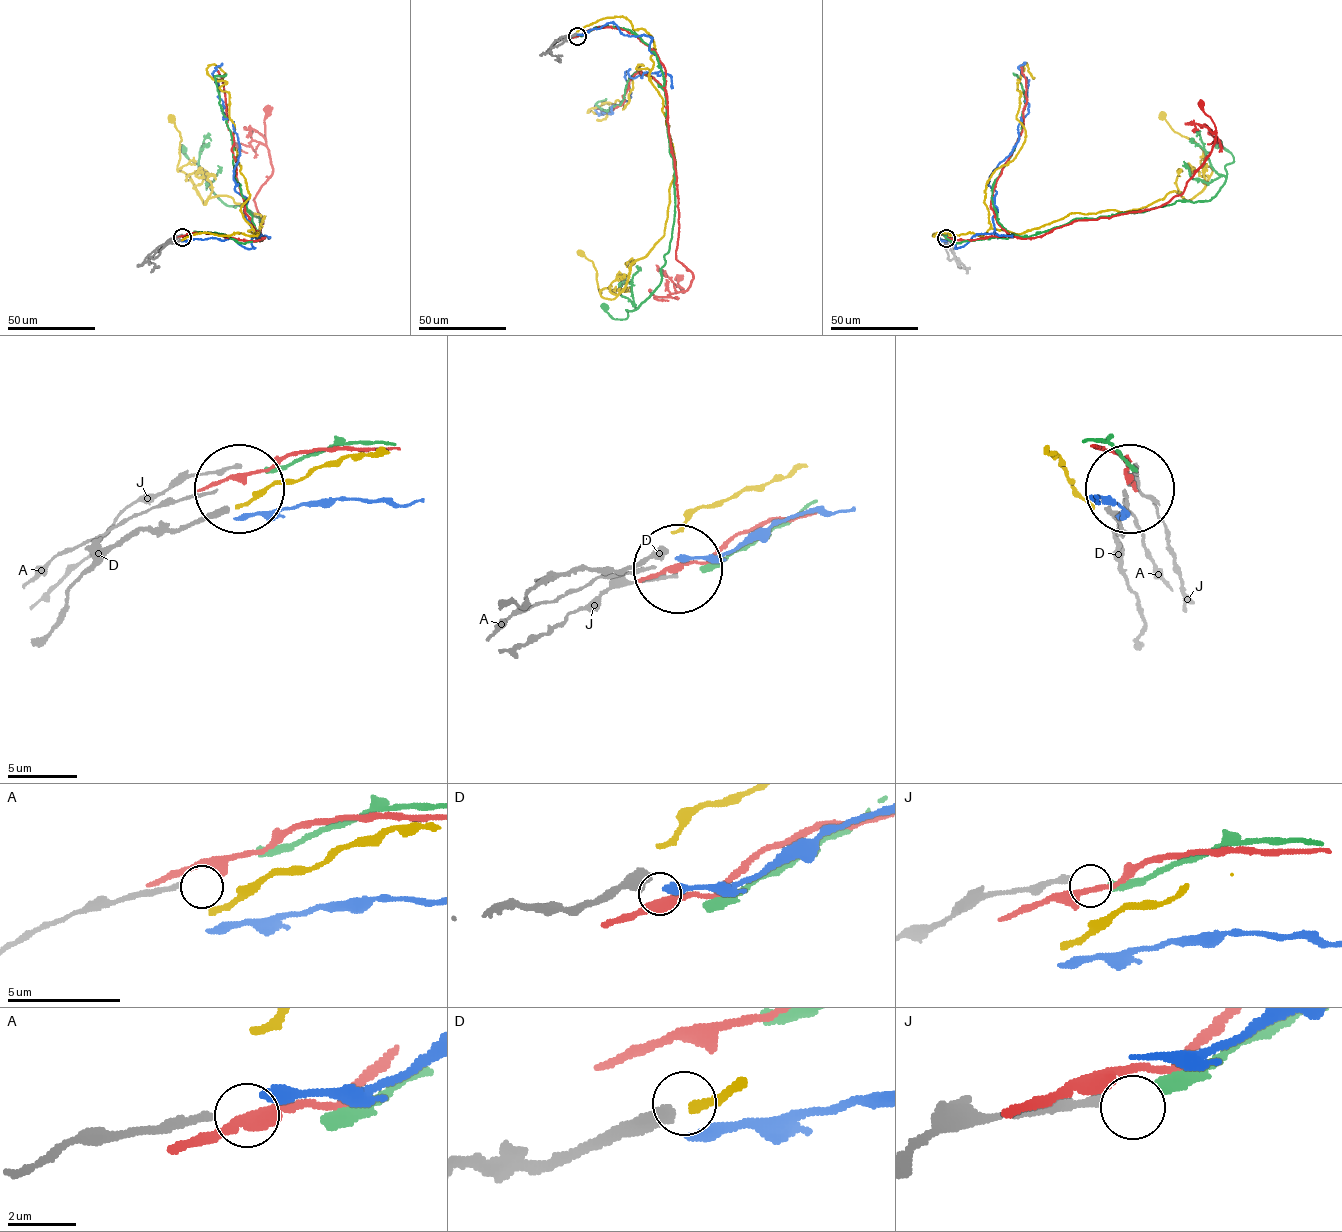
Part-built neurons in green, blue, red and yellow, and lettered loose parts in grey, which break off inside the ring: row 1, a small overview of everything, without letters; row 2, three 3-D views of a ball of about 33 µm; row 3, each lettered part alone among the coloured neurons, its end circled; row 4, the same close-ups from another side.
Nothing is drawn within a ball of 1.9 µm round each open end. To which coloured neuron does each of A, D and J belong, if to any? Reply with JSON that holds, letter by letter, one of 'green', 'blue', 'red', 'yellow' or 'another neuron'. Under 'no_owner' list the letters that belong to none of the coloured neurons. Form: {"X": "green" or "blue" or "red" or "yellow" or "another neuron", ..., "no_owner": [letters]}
{"A": "another neuron", "D": "another neuron", "J": "another neuron", "no_owner": ["A", "D", "J"]}

